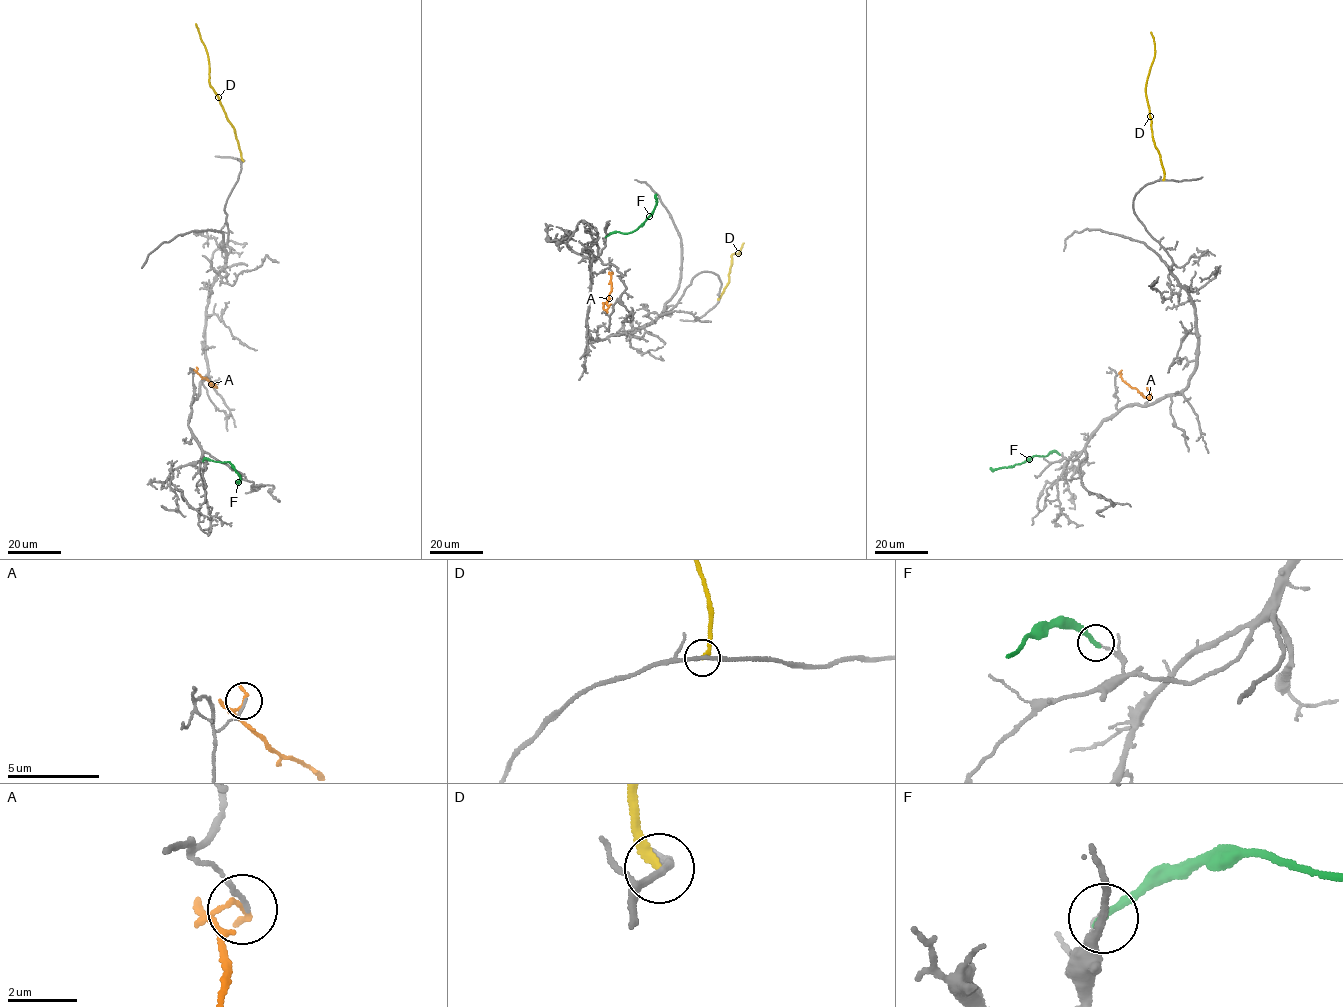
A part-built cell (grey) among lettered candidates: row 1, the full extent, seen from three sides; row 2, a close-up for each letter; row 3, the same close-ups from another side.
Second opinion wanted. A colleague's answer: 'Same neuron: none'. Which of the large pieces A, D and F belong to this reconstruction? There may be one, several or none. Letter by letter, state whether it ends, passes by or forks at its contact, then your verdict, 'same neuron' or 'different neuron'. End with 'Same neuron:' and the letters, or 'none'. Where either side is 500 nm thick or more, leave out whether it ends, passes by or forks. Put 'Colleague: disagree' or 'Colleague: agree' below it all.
A: it ends there; different neuron
D: it ends there; different neuron
F: it ends there; different neuron
Same neuron: none
Colleague: agree

